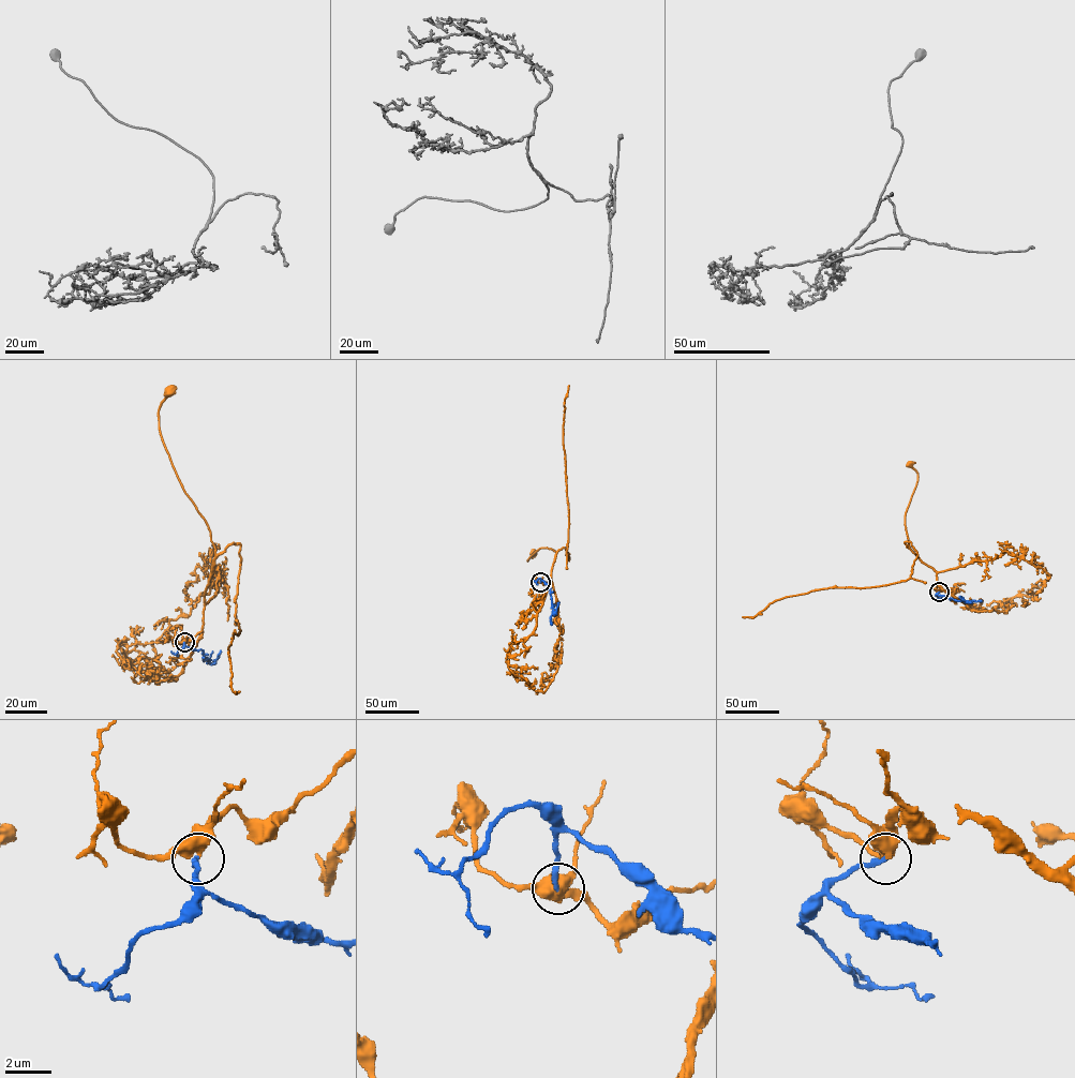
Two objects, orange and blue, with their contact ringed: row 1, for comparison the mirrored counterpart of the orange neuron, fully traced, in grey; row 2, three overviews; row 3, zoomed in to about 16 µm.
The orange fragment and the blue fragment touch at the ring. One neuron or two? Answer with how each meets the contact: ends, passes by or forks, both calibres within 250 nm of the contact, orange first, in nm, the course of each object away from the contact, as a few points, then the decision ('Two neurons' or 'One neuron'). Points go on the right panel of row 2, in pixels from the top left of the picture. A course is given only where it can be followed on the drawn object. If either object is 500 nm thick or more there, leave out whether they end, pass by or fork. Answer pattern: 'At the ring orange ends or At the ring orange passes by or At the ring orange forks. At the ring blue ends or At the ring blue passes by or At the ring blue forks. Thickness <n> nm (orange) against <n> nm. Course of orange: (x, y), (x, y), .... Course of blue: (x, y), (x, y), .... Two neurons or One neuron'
At the ring orange passes by. At the ring blue ends. Thickness 440 nm (orange) against 200 nm. Course of orange: (939, 592), (936, 572), (909, 545), (905, 517), (917, 478), (911, 464). Course of blue: (939, 592), (937, 593), (941, 596), (970, 602), (959, 596). One neuron

